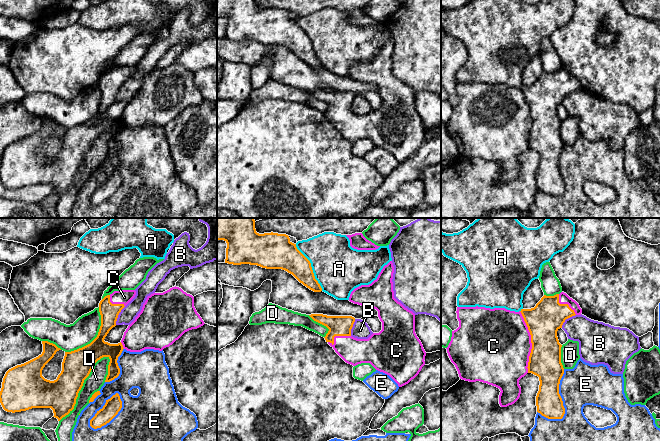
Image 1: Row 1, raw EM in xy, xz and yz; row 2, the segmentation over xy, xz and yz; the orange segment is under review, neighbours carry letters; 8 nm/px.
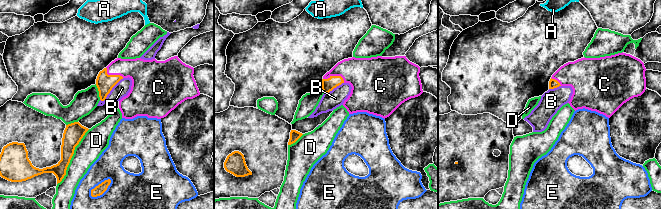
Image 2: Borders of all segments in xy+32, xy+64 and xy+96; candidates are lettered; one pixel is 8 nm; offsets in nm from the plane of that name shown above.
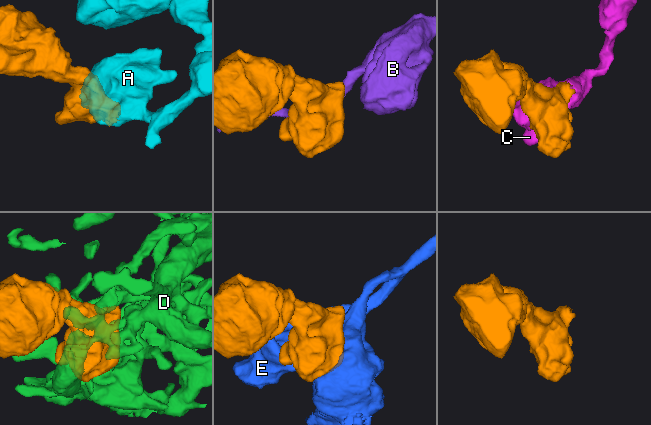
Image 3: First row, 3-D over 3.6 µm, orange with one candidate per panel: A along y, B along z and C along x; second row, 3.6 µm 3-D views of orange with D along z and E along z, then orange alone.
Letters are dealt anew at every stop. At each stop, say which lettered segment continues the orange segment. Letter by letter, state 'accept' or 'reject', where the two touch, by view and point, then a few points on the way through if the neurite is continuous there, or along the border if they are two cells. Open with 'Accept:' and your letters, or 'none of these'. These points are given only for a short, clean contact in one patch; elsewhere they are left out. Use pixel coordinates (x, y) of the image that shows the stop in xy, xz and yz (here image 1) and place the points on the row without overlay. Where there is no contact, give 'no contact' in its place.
Accept: C
A: reject | xz (311, 43)
B: reject | xy (118, 90) | along xy (125, 82), (119, 89), (115, 100)
C: accept | yz (531, 118)
D: reject | xy (82, 161)
E: reject | xy (100, 185)

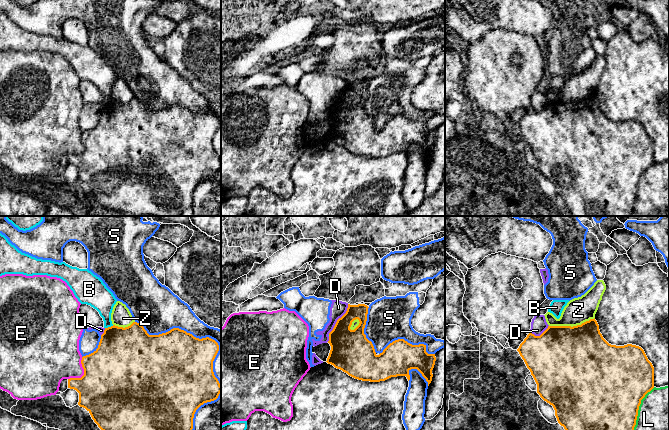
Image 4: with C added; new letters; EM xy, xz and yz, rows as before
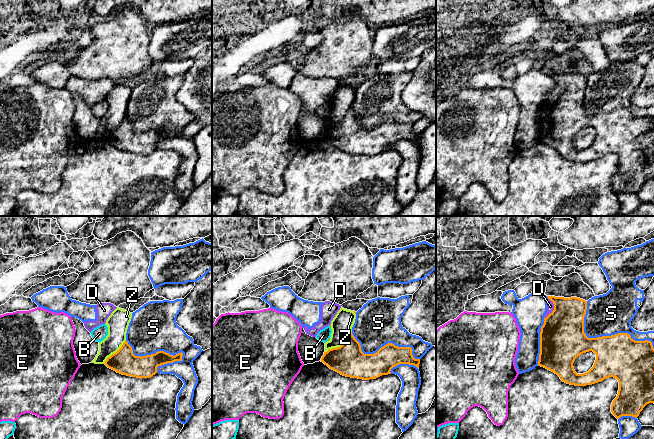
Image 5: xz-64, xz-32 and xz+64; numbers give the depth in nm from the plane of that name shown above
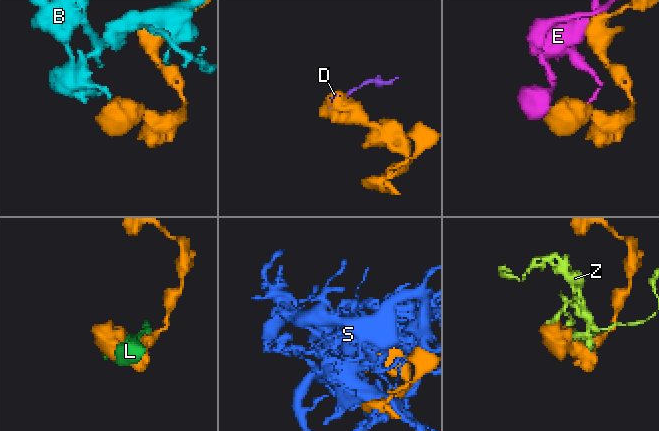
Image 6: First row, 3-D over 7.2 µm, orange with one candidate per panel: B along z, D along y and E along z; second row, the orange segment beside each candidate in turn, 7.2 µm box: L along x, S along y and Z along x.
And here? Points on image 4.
Accept: none of these
B: reject | xy (109, 103) | along xy (113, 101), (105, 104)
D: reject | xz (338, 95)
E: reject | xy (84, 149)
L: reject | yz (637, 189)
S: reject | xy (197, 114)
Z: reject | yz (570, 102)

